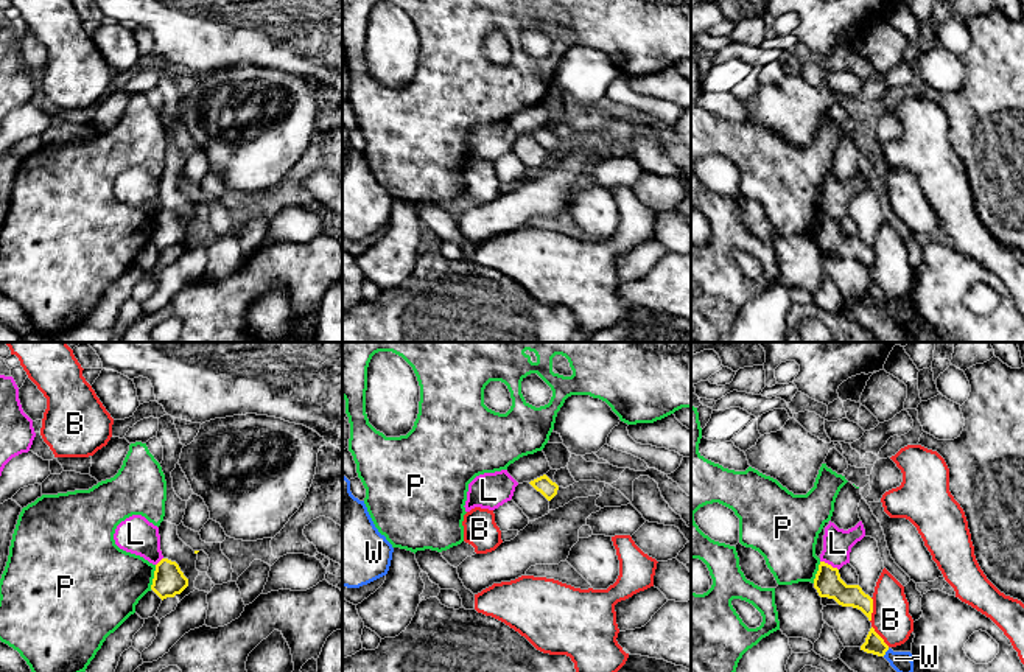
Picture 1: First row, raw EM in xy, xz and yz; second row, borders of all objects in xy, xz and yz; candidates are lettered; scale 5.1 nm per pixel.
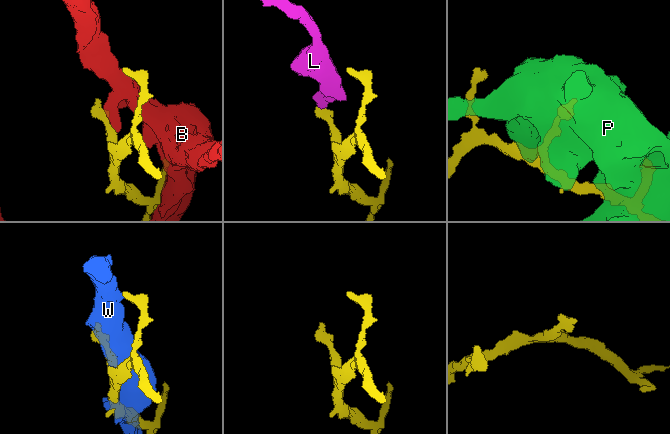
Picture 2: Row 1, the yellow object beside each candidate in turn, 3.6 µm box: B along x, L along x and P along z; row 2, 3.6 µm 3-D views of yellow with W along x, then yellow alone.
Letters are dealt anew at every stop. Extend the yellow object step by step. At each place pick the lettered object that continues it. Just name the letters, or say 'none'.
none

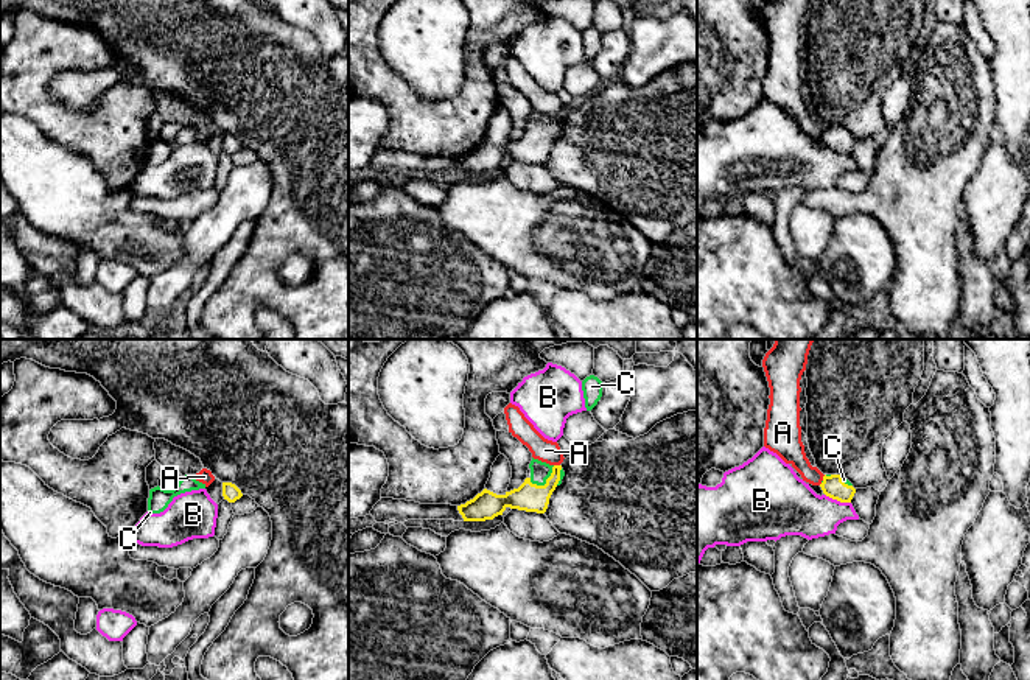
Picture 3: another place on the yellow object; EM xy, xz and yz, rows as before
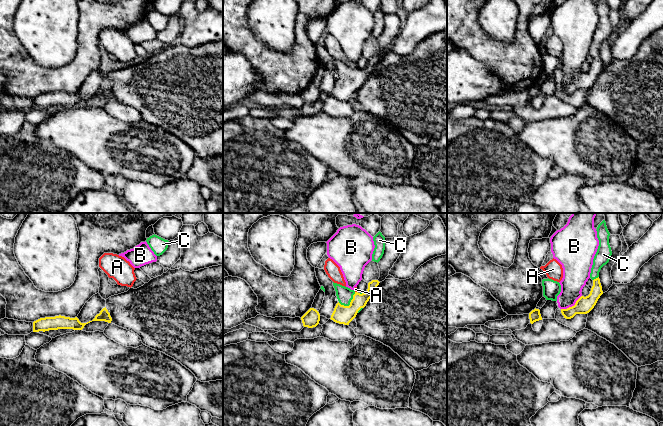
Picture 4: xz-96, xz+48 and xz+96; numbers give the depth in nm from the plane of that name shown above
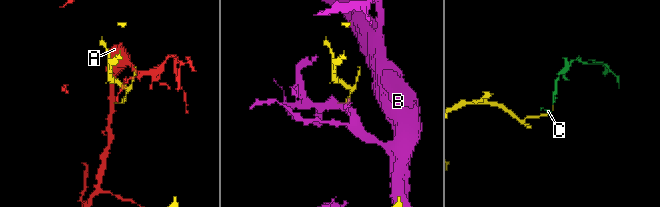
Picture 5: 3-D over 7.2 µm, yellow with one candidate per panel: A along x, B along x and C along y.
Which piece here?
C

